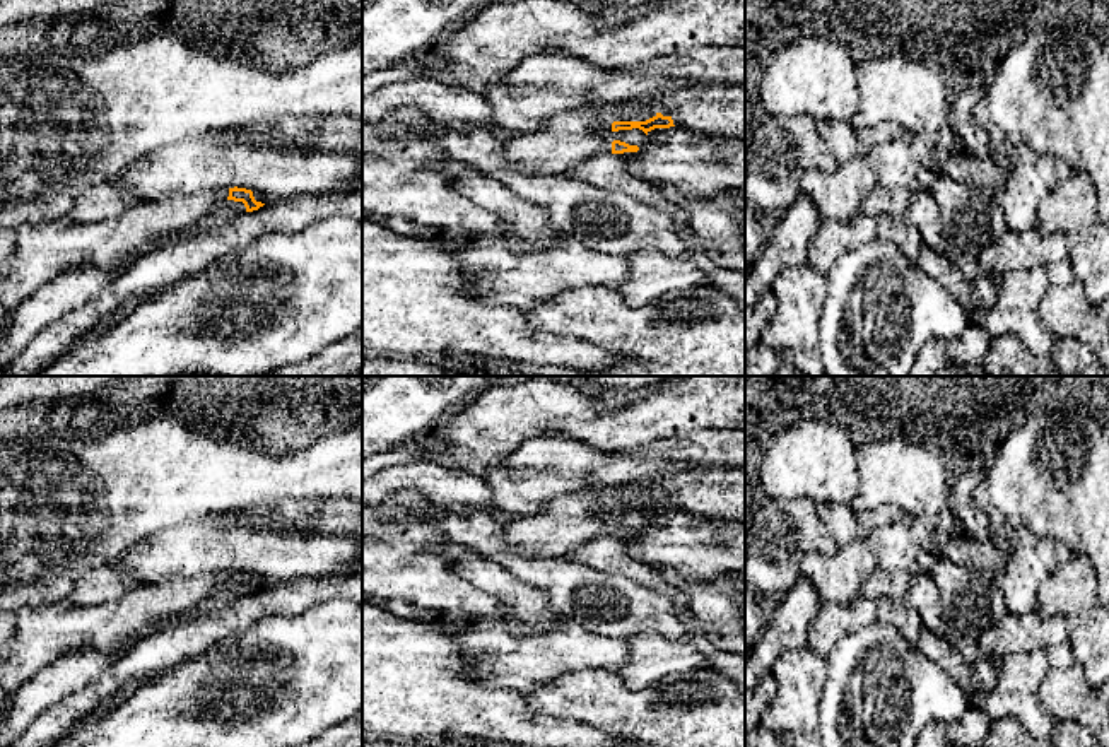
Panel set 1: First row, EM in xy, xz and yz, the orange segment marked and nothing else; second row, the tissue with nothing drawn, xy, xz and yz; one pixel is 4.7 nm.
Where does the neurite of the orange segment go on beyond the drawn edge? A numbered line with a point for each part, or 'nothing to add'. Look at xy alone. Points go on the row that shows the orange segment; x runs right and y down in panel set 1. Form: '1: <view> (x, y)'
1: xy (29, 255)

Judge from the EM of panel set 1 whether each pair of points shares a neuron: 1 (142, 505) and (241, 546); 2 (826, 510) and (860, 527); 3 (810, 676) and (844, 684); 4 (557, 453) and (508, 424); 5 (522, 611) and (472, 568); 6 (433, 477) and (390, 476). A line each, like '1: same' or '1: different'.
1: different
2: same
3: different
4: different
5: same
6: same

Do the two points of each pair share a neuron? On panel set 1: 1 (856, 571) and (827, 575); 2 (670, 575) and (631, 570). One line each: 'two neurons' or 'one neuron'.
1: one neuron
2: two neurons

